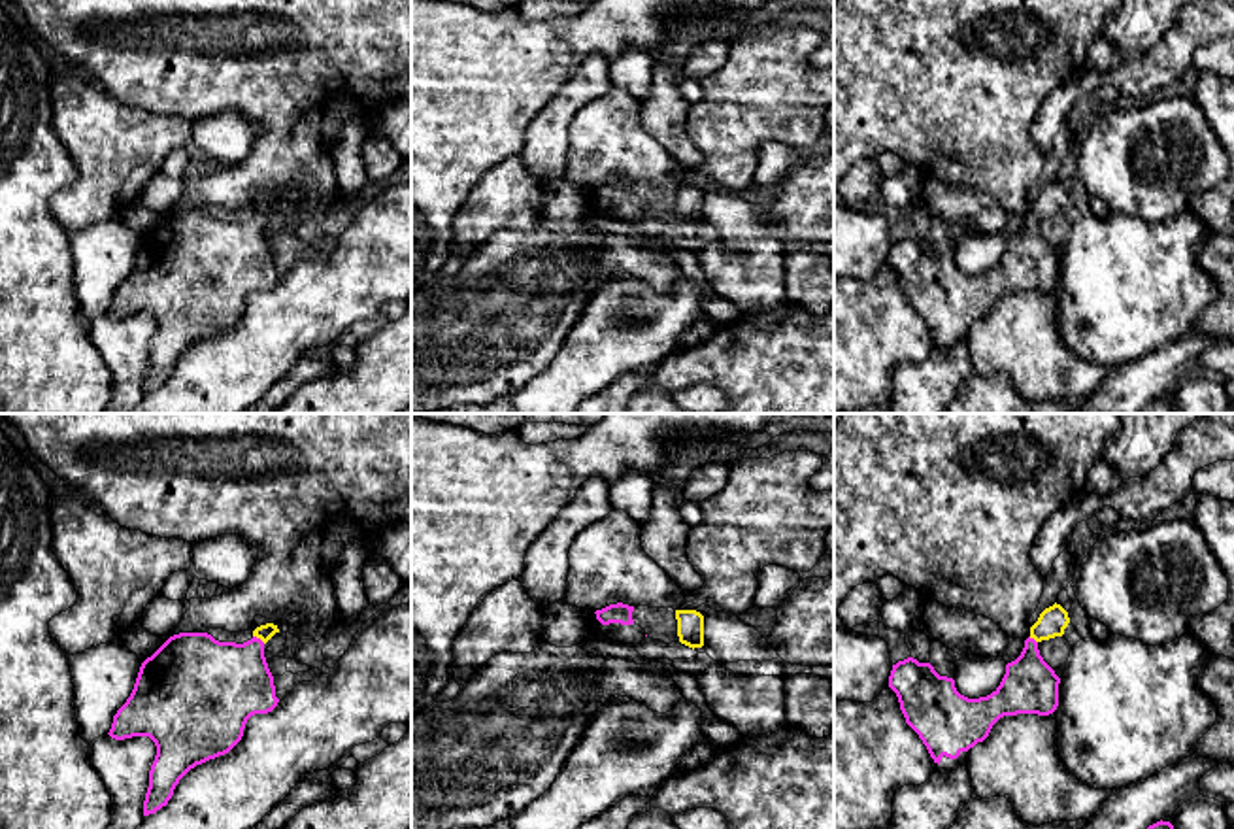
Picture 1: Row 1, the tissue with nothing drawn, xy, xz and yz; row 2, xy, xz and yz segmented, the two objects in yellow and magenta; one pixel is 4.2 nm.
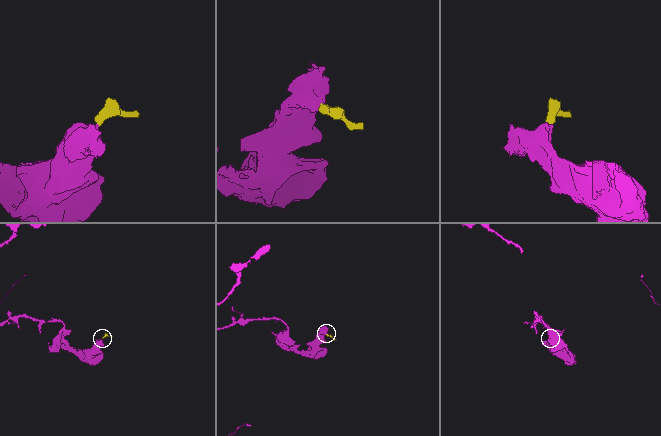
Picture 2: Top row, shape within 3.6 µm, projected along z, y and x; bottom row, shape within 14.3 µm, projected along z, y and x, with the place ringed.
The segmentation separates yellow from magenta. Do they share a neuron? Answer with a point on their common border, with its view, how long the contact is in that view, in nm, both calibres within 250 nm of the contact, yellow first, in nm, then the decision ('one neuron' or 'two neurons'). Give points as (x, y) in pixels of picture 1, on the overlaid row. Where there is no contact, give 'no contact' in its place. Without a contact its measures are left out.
xy (259, 637) | 70 nm | 70/360 nm | one neuron

